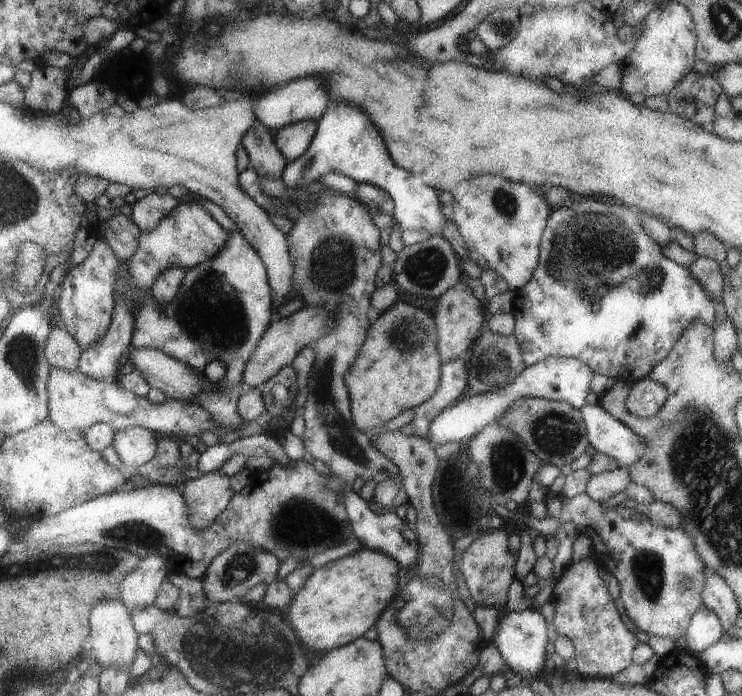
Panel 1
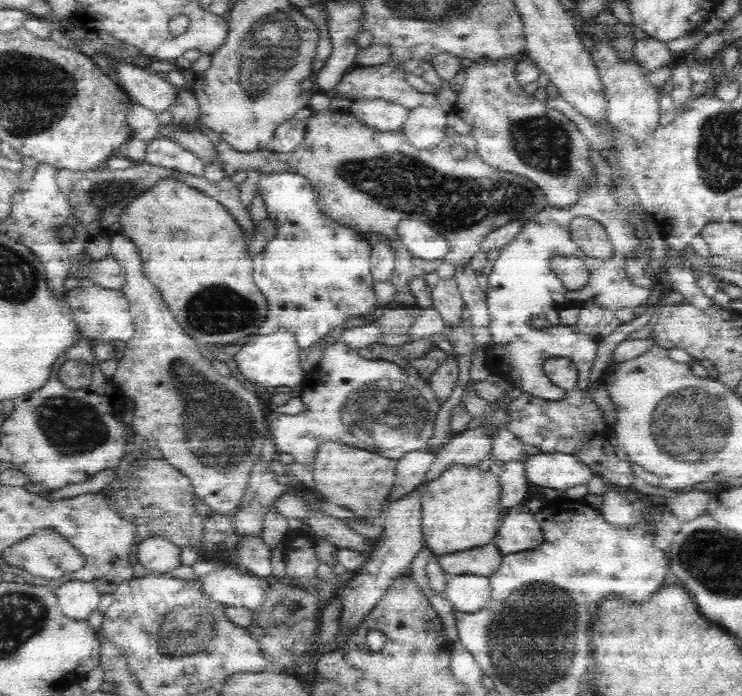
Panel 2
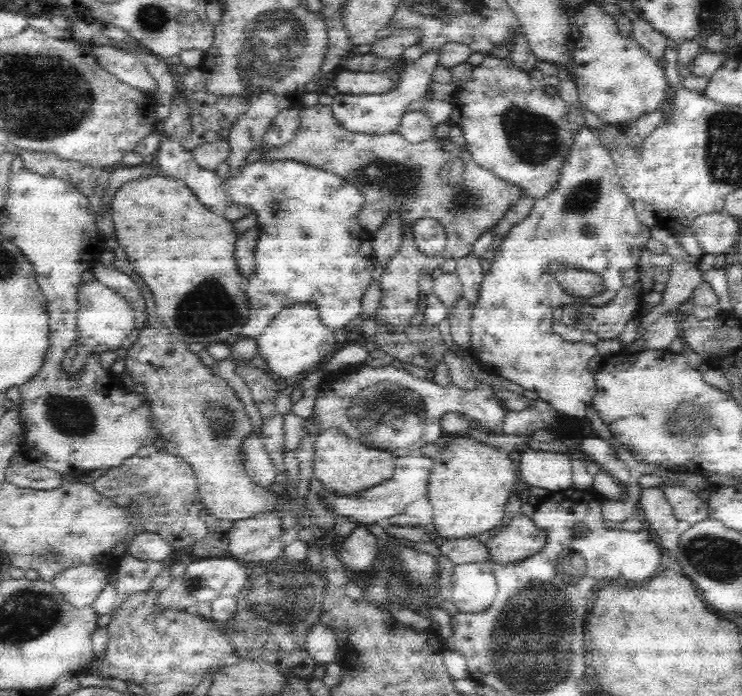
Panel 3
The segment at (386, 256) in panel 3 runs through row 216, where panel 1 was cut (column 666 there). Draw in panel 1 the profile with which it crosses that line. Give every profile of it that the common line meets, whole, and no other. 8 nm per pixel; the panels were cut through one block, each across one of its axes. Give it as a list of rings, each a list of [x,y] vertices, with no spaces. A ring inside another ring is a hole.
[[[653,376],[644,377],[630,385],[626,408],[639,417],[651,417],[664,406],[668,398],[667,388]]]

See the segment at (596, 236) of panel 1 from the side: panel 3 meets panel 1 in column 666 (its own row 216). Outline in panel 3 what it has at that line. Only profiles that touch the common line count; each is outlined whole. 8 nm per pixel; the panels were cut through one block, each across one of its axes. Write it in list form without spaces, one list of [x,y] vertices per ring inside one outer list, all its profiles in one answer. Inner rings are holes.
[[[162,137],[154,157],[162,174],[184,180],[192,188],[196,199],[208,208],[216,208],[214,212],[223,211],[228,205],[235,203],[250,207],[251,212],[258,217],[256,227],[260,229],[260,238],[252,258],[253,271],[244,278],[243,284],[250,301],[250,312],[246,324],[242,326],[241,338],[257,339],[283,308],[290,308],[300,302],[315,304],[320,320],[332,332],[358,321],[362,315],[364,292],[372,282],[375,260],[371,247],[373,232],[360,226],[356,218],[364,204],[364,195],[357,186],[322,168],[314,168],[295,160],[262,162],[258,159],[253,163],[246,162],[238,176],[229,174],[222,179],[216,175],[216,171],[196,164],[192,151],[184,149],[176,138]]]

